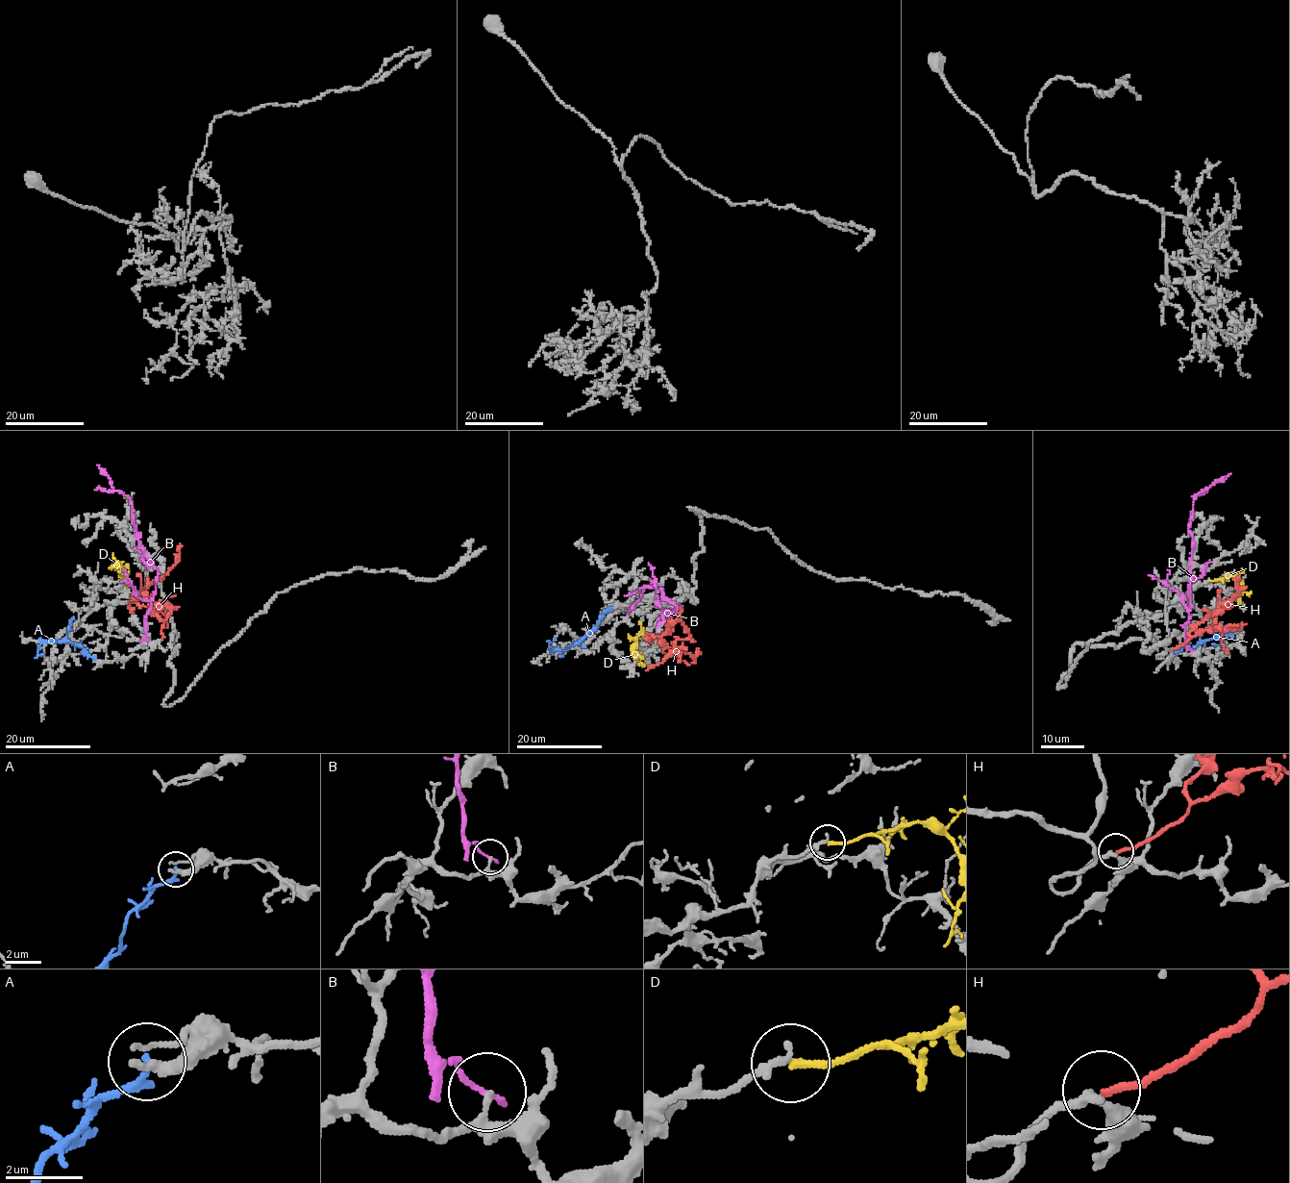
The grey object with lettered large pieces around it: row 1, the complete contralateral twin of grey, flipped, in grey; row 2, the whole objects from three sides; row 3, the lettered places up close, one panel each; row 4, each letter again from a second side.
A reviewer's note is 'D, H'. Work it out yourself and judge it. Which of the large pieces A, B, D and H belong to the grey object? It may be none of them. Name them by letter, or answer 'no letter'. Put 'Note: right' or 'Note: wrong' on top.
Note: right
D, H

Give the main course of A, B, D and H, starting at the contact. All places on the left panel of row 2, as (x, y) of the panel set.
A: (93, 659), (84, 654), (80, 646), (63, 640), (41, 641), (37, 654), (43, 653)
B: (143, 639), (144, 616), (158, 570), (139, 543), (132, 504), (125, 494), (114, 490), (97, 465)
D: (120, 572), (122, 567), (118, 563), (115, 564), (125, 574), (128, 588)
H: (162, 638), (163, 622), (144, 597), (145, 588), (164, 575), (176, 562), (180, 544)

